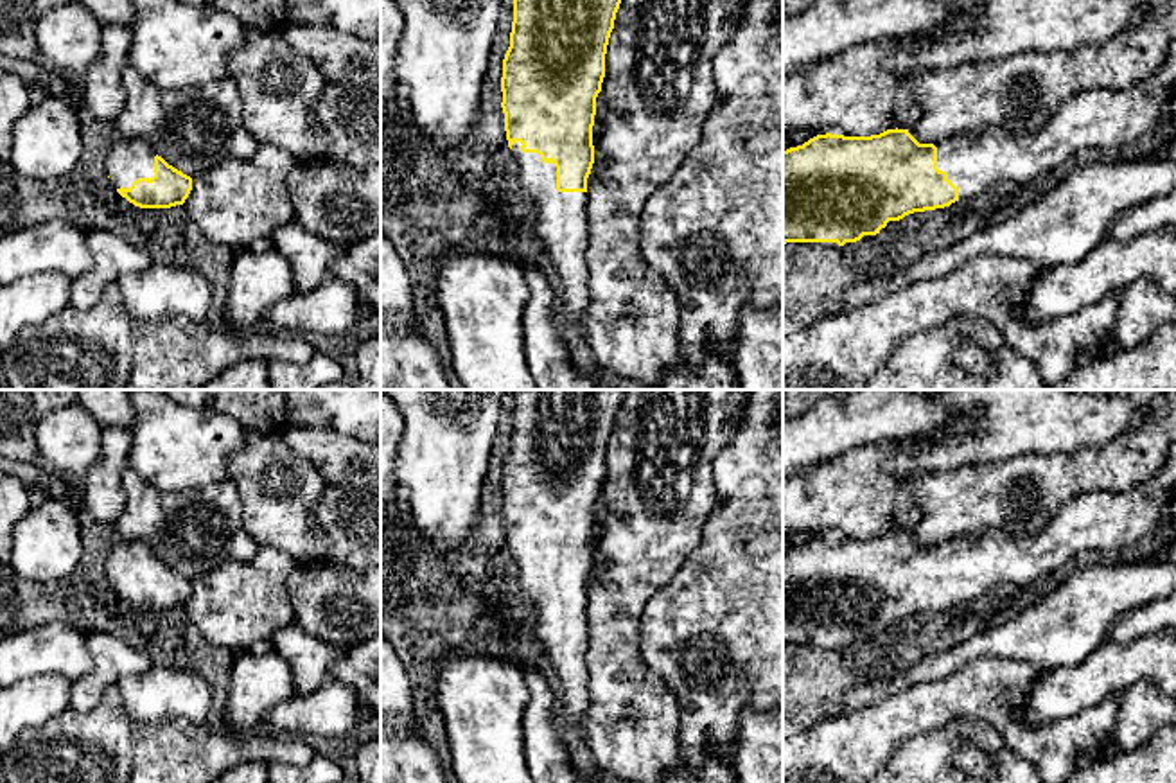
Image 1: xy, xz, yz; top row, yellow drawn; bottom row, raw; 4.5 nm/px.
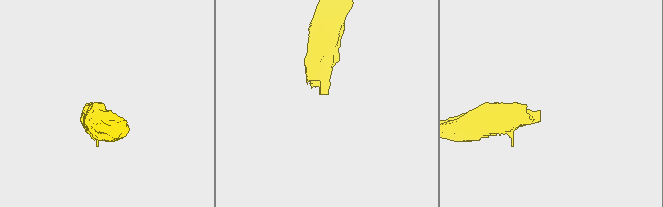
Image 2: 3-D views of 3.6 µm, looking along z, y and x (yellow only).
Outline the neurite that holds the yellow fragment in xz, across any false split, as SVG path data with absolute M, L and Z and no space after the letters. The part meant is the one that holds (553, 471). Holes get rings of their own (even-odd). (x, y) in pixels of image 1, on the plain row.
M515 390L513 397L513 424L512 424L512 435L510 435L510 449L503 462L503 479L501 479L501 494L503 494L503 515L505 515L505 533L508 550L512 551L512 557L519 569L519 587L526 594L526 600L530 607L533 609L533 632L535 638L544 647L544 655L548 657L551 668L558 675L562 686L564 686L564 699L560 704L560 724L576 727L578 738L582 738L584 727L585 727L585 717L589 709L589 670L585 663L587 654L587 580L591 576L592 566L594 566L594 548L592 548L592 528L594 528L594 517L596 517L596 499L601 494L601 485L605 479L605 456L610 435L614 431L616 415L619 411L621 400L623 400L625 390Z

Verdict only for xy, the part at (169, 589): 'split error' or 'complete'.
split error

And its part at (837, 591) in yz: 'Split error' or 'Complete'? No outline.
Split error

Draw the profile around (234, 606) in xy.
M260 546L250 560L194 578L185 612L208 645L250 650L294 623L287 582L296 564L287 553Z

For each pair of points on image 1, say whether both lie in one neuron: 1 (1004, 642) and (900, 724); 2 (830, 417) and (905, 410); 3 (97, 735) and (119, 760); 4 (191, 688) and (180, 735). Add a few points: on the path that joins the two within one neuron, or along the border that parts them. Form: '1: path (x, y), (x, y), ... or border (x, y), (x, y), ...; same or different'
1: border (1029, 663), (999, 656), (979, 656), (950, 674); different
2: path (848, 417), (887, 412); same
3: path (99, 740), (114, 755); same
4: border (203, 721), (191, 722), (162, 717), (142, 722); different

